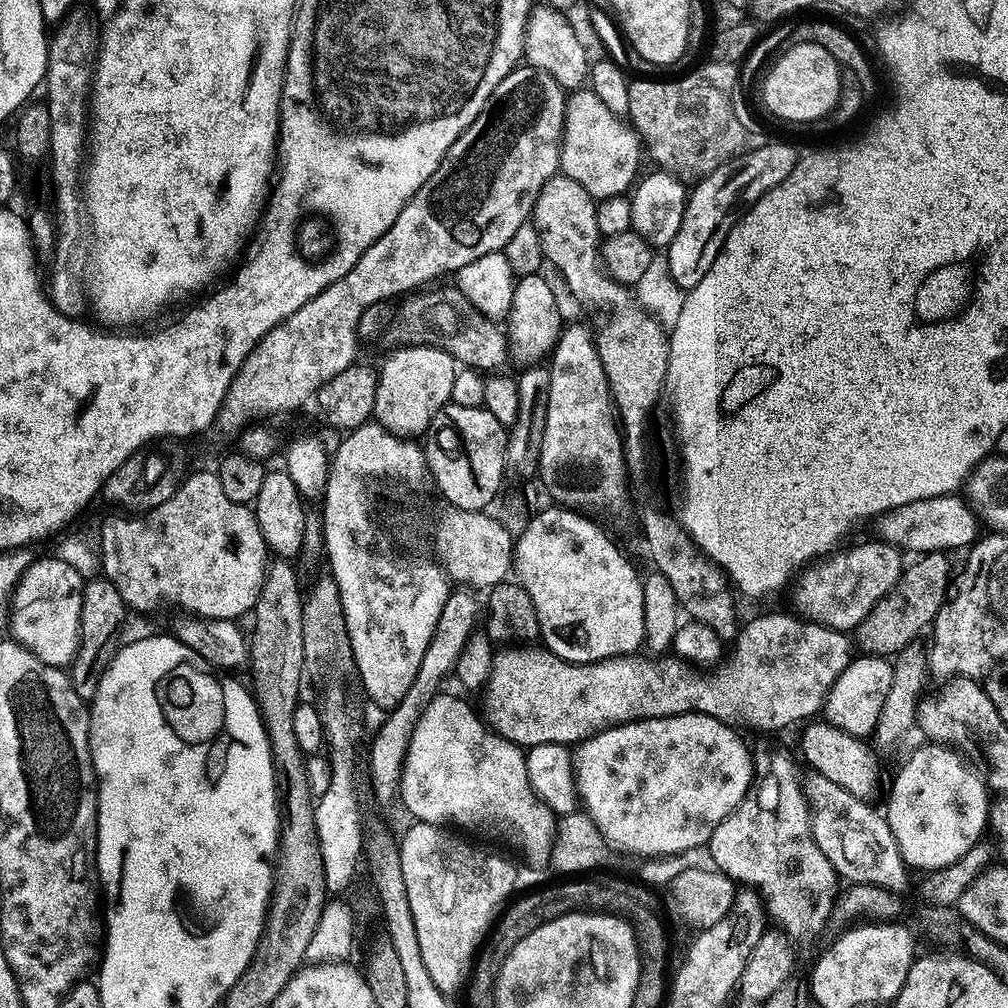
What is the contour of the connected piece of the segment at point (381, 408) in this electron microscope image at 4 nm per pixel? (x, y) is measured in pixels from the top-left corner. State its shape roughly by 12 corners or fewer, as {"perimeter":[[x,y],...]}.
{"perimeter":[[397,348],[379,365],[374,420],[401,438],[432,427],[458,362]]}

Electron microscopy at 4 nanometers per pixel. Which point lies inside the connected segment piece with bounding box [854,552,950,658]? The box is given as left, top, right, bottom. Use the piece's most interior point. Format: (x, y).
(914, 602)

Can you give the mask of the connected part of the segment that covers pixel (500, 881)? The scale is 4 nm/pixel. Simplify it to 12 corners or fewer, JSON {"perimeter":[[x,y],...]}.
{"perimeter":[[447,827],[398,840],[424,967],[465,987],[510,861]]}

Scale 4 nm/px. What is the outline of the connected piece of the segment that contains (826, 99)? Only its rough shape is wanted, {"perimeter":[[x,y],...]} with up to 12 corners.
{"perimeter":[[799,44],[764,79],[780,120],[820,120],[840,98],[841,67]]}

